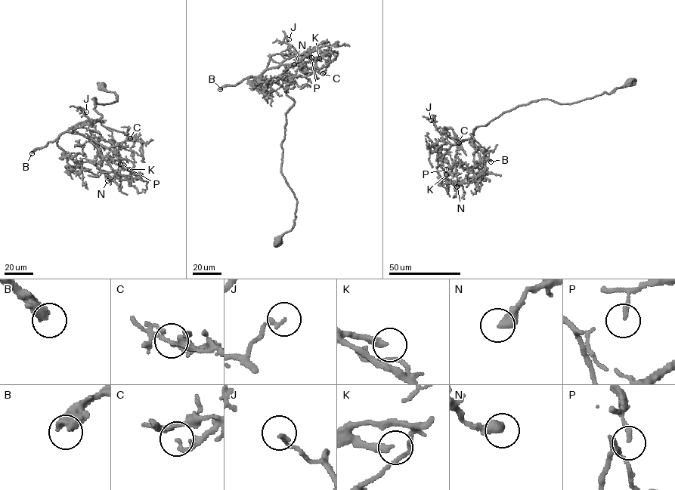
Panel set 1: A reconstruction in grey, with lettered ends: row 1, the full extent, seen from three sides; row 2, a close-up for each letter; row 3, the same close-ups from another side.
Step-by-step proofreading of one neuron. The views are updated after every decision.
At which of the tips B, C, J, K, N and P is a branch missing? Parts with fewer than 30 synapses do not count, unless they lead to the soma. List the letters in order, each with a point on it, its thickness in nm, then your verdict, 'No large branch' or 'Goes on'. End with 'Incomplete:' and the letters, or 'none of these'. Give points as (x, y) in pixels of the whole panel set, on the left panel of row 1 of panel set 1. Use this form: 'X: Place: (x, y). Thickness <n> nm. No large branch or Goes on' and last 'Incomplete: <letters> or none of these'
B: Place: (32, 153). Thickness 400 nm. Goes on
C: Place: (130, 138). Thickness 160 nm. No large branch
J: Place: (86, 112). Thickness 180 nm. No large branch
K: Place: (129, 169). Thickness 300 nm. Goes on
N: Place: (107, 180). Thickness 480 nm. No large branch
P: Place: (120, 164). Thickness 130 nm. No large branch
Incomplete: B, K

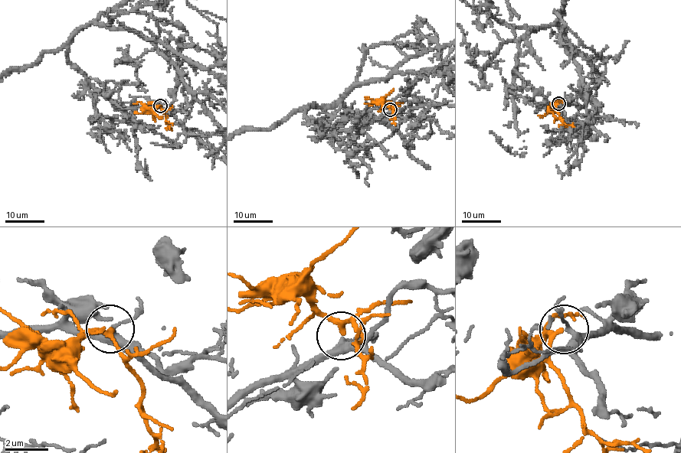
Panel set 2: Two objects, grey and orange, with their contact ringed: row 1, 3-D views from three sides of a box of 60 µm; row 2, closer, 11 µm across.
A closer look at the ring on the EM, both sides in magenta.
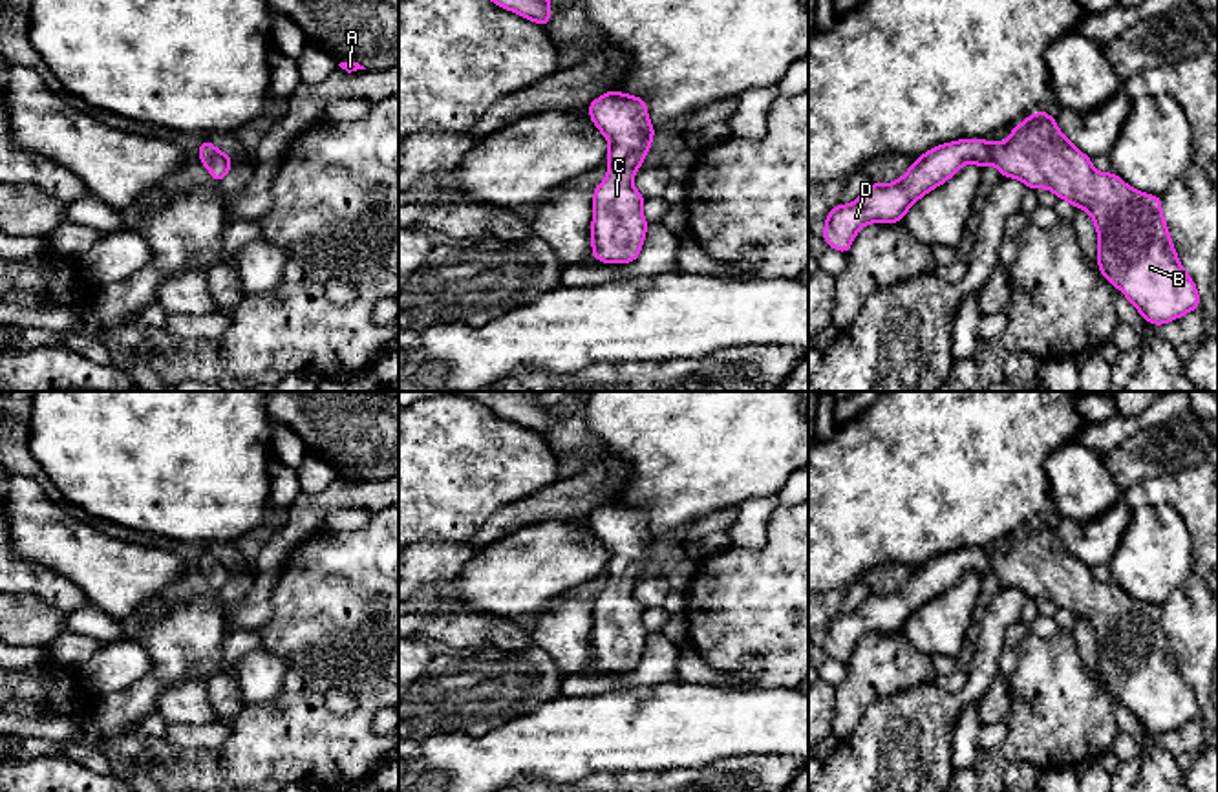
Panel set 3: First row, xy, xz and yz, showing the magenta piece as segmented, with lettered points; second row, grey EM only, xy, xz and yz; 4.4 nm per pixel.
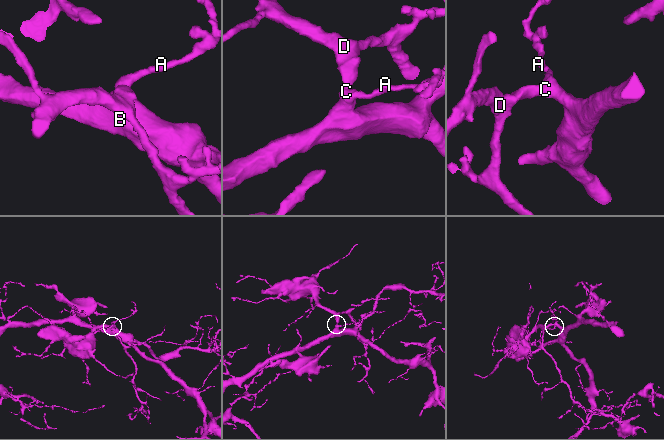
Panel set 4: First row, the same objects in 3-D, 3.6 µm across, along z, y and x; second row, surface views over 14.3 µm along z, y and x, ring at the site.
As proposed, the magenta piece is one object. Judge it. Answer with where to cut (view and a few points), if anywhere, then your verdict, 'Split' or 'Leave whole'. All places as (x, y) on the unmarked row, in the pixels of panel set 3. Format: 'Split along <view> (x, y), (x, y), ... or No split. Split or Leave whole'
No split. Leave whole

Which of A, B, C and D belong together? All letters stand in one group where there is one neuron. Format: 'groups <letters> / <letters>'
groups A B C D

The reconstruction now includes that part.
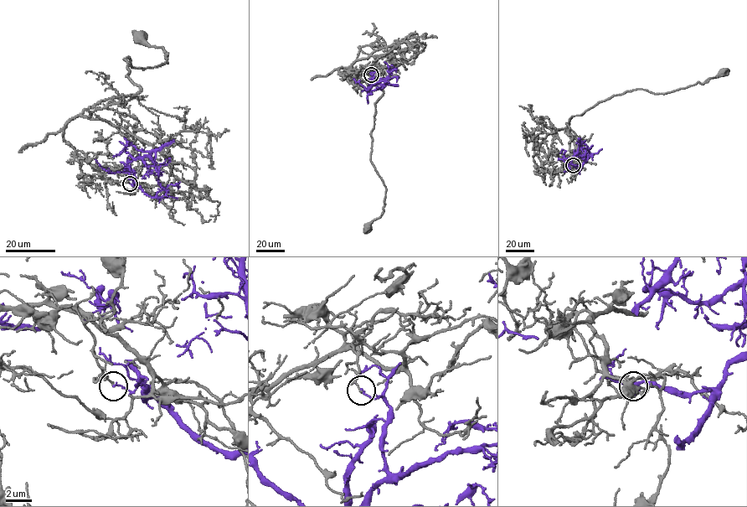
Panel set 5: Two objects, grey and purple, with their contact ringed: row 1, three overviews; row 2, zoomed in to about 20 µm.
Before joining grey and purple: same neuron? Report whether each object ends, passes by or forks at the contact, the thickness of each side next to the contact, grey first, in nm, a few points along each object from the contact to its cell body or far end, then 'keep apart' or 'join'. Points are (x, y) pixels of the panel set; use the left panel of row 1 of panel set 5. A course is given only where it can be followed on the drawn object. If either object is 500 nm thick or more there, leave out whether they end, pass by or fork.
grey ends | purple ends | 130/130 nm | grey via (130, 183), (64, 136), (86, 109), (140, 90), (125, 59), (167, 63), (141, 38) | purple via (130, 183), (137, 186), (126, 166), (153, 152), (155, 168), (161, 174), (158, 182), (167, 197), (177, 199) | keep apart

